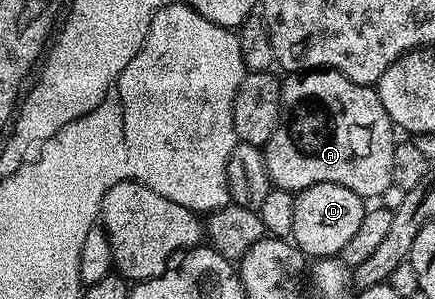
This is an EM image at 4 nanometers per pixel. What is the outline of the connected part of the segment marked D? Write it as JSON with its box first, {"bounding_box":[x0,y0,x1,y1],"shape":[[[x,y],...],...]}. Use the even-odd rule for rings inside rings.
{"bounding_box":[291,183,365,261],"shape":[[[318,183],[312,187],[304,187],[295,195],[291,230],[294,246],[304,256],[315,261],[342,256],[345,245],[349,245],[361,226],[364,210],[365,200],[353,193],[353,189],[345,189],[340,183]]]}

